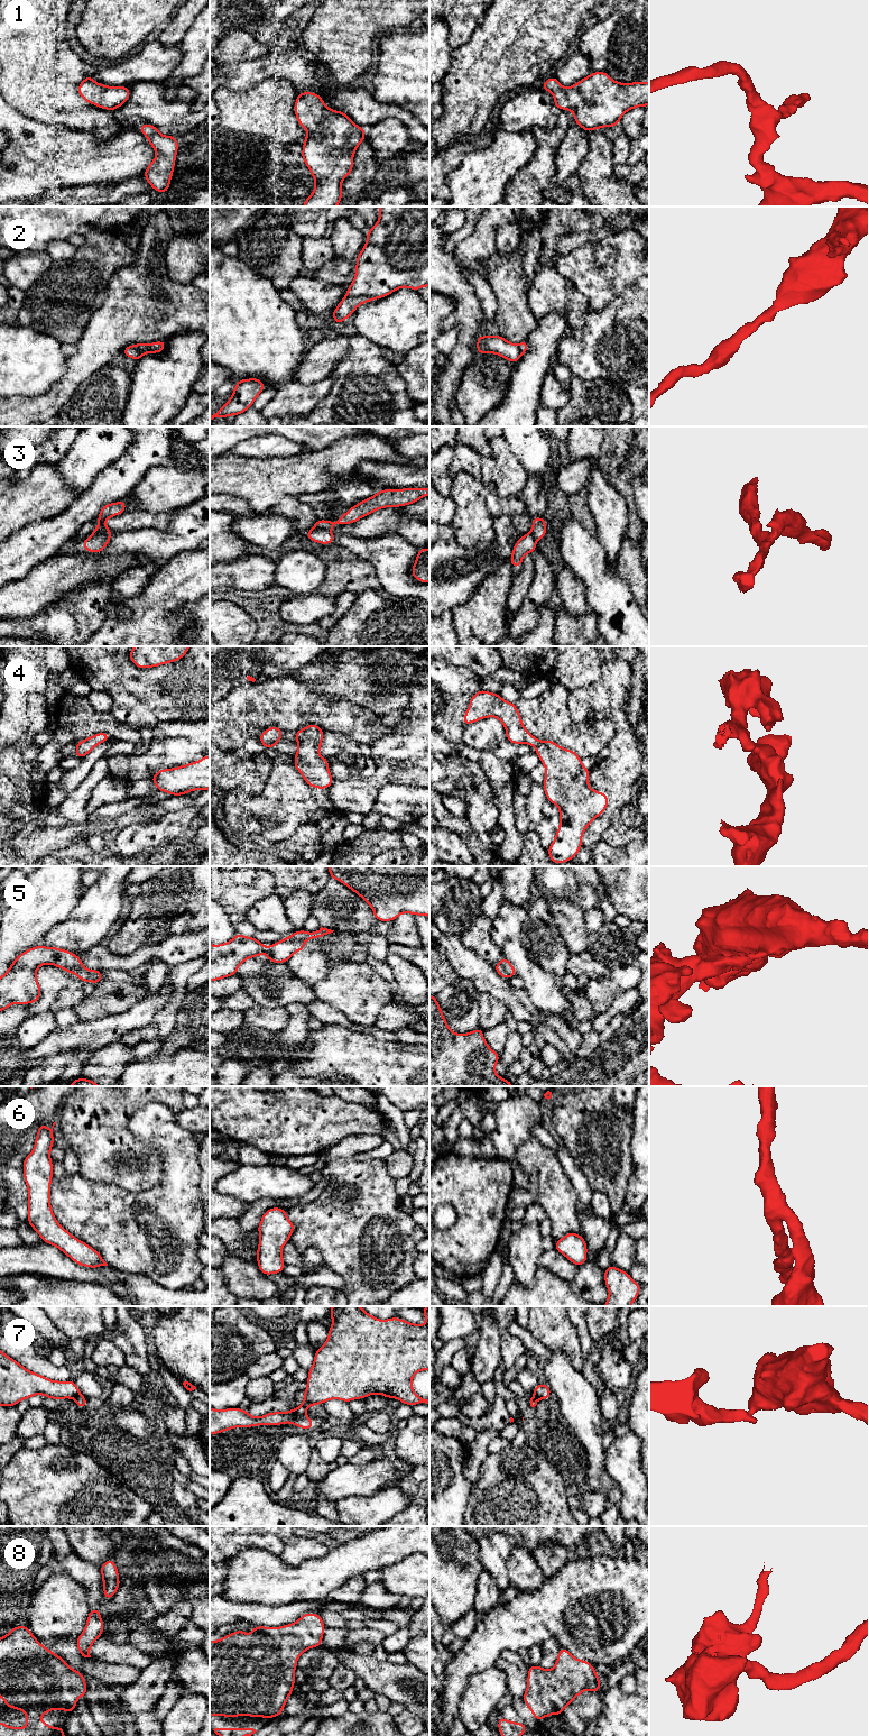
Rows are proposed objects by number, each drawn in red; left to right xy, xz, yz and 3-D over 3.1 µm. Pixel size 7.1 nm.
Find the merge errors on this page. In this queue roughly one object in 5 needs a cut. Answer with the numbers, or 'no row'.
3, 5, 7

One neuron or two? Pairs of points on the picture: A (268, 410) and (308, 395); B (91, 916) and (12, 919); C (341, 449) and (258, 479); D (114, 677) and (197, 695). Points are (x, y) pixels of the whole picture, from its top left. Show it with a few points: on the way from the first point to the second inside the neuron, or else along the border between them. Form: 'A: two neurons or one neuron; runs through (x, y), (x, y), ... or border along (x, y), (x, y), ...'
A: one neuron; runs through (278, 406), (289, 400), (298, 400)
B: two neurons; border along (82, 894), (73, 910), (47, 934)
C: one neuron; runs through (321, 467), (311, 472), (278, 477)
D: one neuron; runs through (135, 691), (139, 696), (163, 697), (177, 695)

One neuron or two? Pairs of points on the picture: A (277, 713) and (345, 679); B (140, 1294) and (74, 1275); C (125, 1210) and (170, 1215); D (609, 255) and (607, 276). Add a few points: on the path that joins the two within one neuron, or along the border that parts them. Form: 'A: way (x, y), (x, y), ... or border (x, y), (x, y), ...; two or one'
A: border (296, 678), (327, 698), (343, 699); two
B: way (125, 1277), (91, 1275); one
C: way (136, 1215), (159, 1215); one
D: border (593, 242), (594, 265), (597, 267), (611, 265); two

